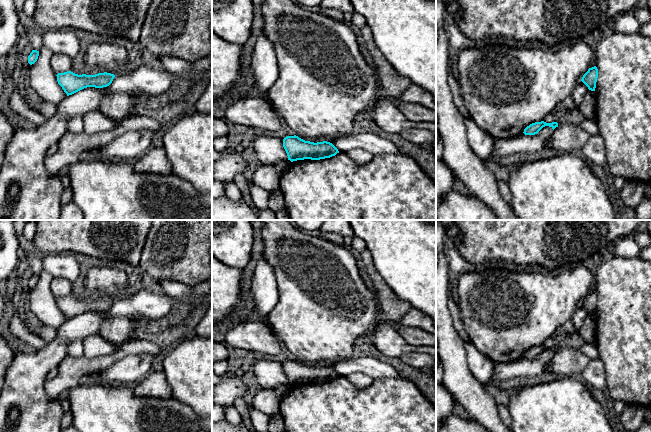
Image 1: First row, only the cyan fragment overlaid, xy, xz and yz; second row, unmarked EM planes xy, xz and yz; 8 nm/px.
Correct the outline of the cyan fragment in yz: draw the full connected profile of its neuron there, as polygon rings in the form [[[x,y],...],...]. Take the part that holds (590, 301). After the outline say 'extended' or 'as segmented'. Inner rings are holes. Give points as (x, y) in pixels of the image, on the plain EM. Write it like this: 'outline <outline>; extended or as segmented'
outline [[[596,290],[589,292],[583,299],[581,305],[588,311],[589,314],[595,315],[598,302],[598,293]]]; as segmented

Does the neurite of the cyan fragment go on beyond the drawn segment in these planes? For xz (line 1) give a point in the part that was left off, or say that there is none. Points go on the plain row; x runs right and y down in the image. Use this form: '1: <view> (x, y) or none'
1: none

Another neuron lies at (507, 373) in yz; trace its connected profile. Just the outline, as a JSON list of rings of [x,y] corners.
[[[545,350],[535,359],[524,357],[510,363],[496,363],[492,380],[503,384],[513,384],[519,377],[536,376],[549,372],[548,366],[553,357],[552,351]]]

